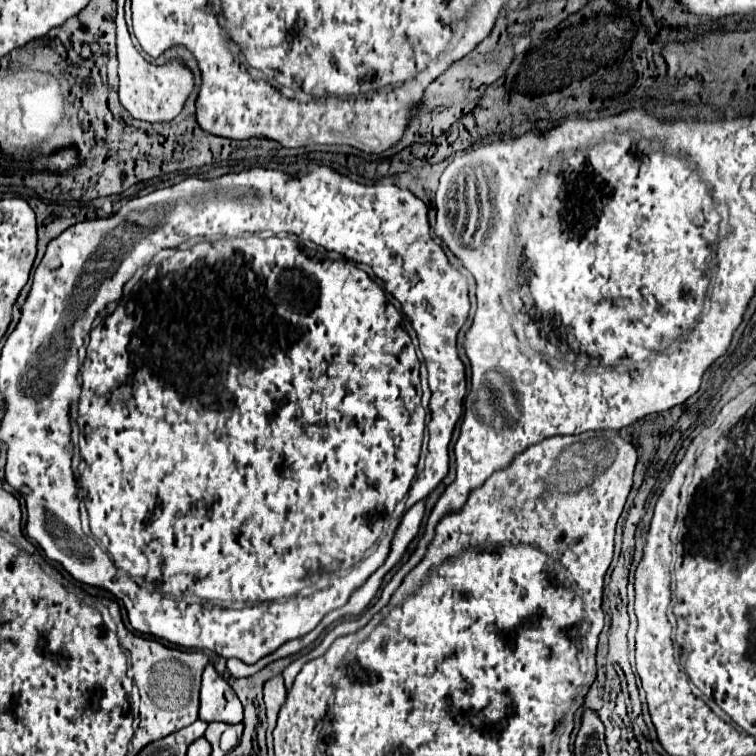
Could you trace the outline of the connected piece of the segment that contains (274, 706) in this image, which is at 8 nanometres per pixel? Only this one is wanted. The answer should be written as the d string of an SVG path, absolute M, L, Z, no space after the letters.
M273 677L265 683L265 707L267 707L267 743L269 743L269 753L271 753L271 743L273 743L273 729L277 723L277 715L279 715L279 707L283 707L285 699L287 699L287 689L283 683L283 677Z

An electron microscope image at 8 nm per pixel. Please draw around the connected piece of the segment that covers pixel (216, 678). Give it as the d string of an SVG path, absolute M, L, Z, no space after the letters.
M209 663L203 671L203 685L201 685L201 709L199 719L223 721L223 723L241 723L243 719L243 705L231 685L215 671Z

